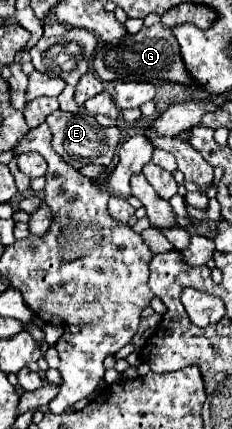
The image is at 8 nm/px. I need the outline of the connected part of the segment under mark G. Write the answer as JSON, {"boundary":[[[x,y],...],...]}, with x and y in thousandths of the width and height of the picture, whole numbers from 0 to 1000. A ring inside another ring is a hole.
{"boundary":[[[690,54],[655,63],[612,63],[586,82],[543,77],[509,100],[448,100],[414,114],[397,142],[405,175],[431,189],[741,189],[767,198],[836,198],[836,184],[802,166],[802,152],[776,128],[767,96],[741,82],[741,68],[707,68]]]}

